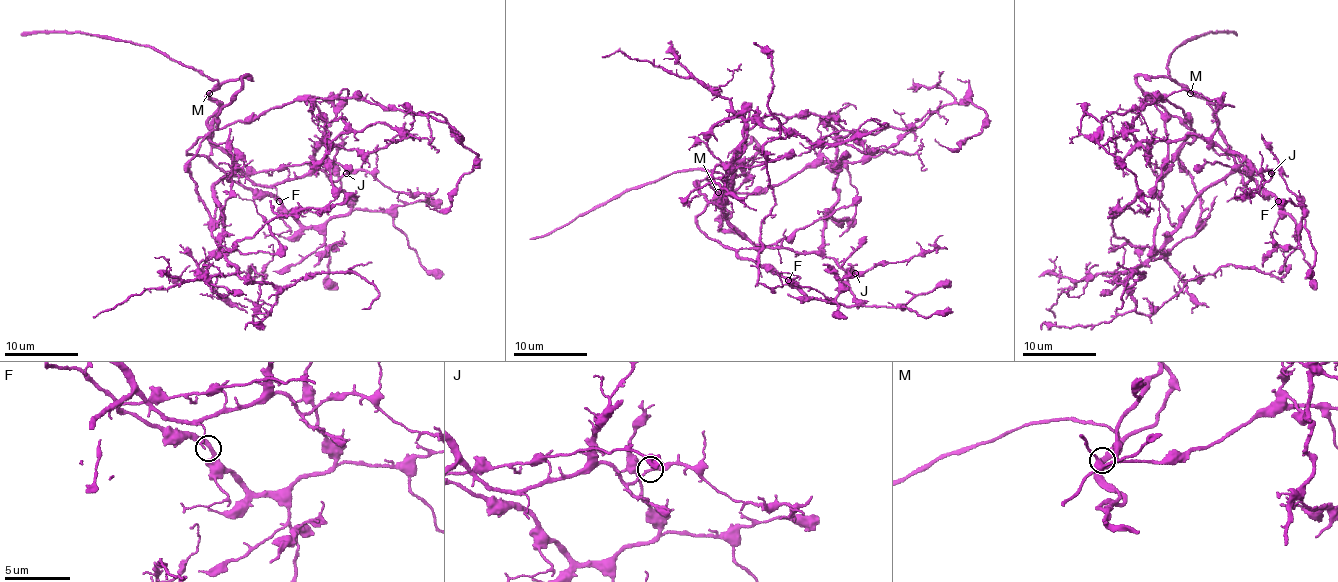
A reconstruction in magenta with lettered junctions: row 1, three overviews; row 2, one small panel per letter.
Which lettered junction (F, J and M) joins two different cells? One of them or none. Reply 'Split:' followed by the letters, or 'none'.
Split: none

